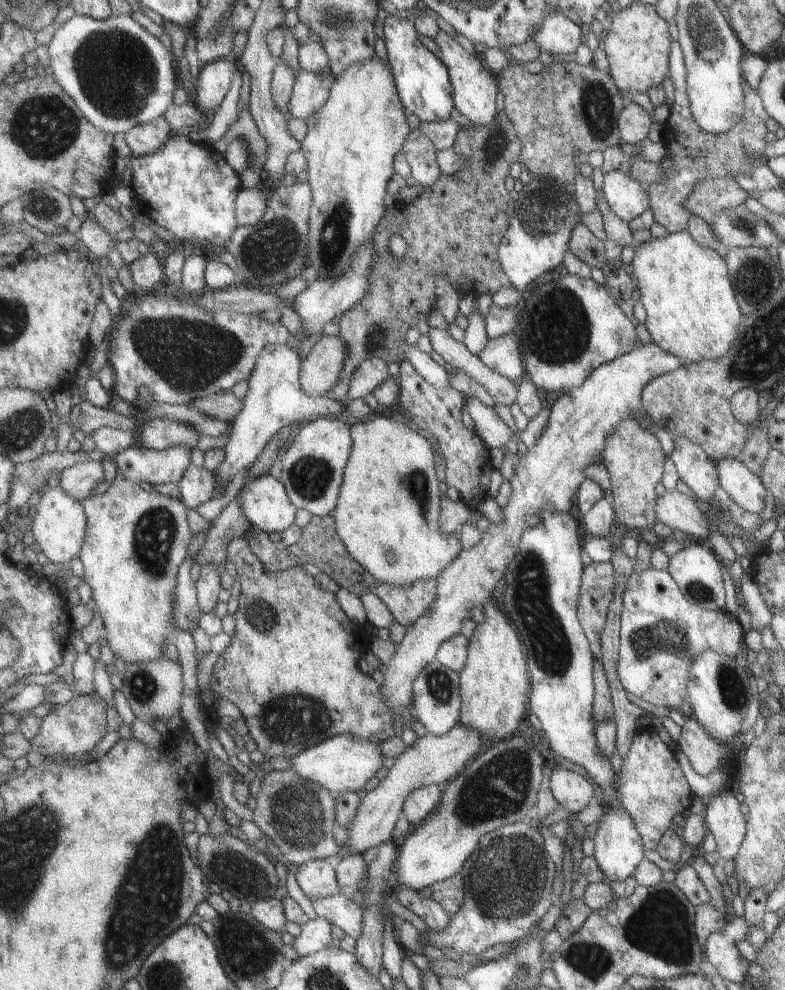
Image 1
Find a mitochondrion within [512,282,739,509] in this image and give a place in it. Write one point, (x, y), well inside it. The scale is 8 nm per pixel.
(561, 332)

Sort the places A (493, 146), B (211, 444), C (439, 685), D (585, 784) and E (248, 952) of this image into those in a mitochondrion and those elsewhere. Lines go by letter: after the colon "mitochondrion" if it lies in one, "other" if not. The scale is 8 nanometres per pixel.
A: mitochondrion
B: other
C: mitochondrion
D: other
E: mitochondrion

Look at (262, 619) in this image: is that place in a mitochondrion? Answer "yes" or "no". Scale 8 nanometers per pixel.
yes

